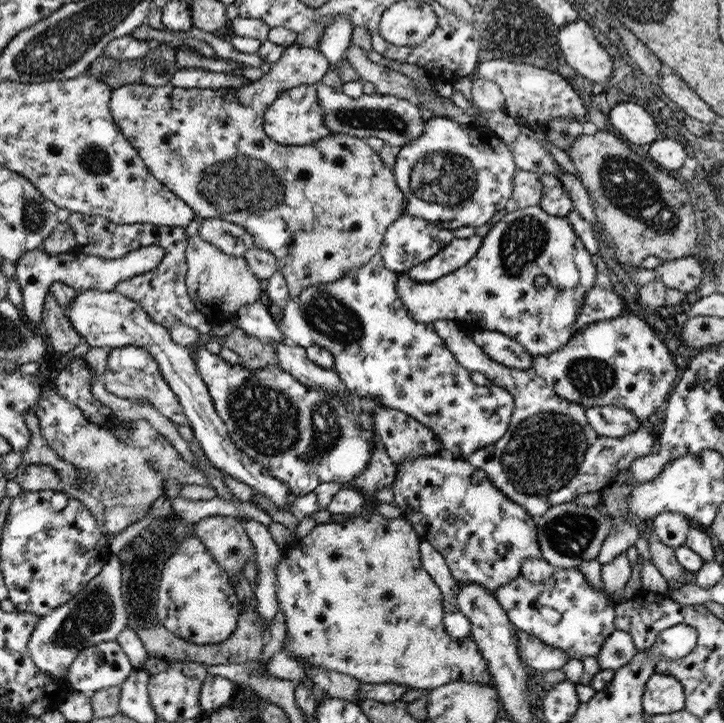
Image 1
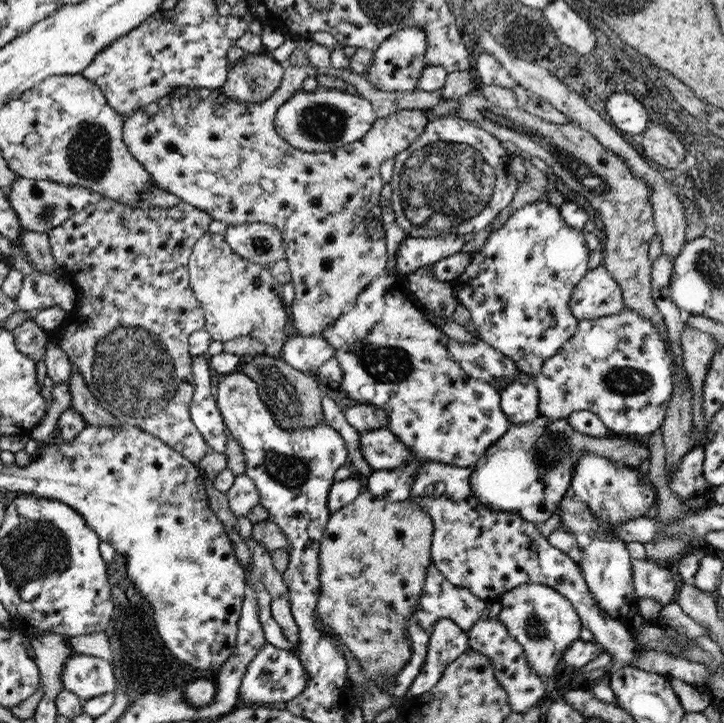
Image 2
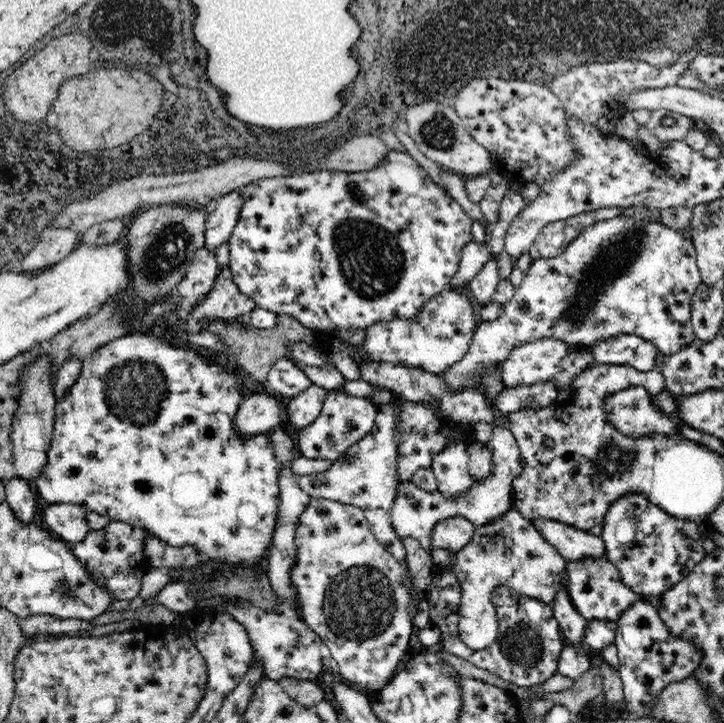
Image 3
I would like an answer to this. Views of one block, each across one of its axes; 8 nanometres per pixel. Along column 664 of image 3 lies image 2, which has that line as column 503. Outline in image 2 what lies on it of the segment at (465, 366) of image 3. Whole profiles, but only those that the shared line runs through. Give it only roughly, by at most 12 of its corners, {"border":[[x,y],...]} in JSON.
{"border":[[511,212],[457,286],[479,338],[539,374],[575,336],[583,232]]}

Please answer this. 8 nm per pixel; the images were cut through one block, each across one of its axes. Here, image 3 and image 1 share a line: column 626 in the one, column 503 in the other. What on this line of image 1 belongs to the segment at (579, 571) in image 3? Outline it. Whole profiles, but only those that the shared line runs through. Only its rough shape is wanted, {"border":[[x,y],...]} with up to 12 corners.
{"border":[[577,568],[493,596],[519,632],[595,658],[615,602]]}

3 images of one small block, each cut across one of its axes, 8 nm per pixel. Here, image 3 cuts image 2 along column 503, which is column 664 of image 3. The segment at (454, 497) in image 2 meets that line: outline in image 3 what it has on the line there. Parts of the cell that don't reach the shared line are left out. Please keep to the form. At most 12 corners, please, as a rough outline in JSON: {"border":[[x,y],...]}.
{"border":[[642,494],[610,504],[608,560],[658,600],[700,560],[706,538]]}

